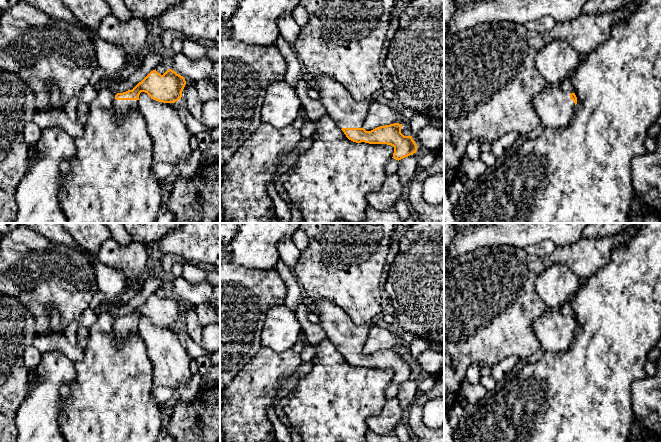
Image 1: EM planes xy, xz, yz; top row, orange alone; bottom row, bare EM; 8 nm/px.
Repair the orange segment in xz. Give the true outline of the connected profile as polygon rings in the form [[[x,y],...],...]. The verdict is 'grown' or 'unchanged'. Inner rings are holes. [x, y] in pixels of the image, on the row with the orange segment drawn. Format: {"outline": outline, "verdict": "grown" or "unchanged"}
{"outline": [[[329,77],[310,79],[319,93],[319,100],[327,110],[327,115],[356,143],[387,144],[394,147],[393,157],[401,160],[417,151],[412,136],[401,133],[402,124],[380,126],[371,131],[364,129],[364,118],[368,110],[368,100],[356,101],[339,83]]], "verdict": "grown"}

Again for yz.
{"outline": [[[547,84],[532,100],[533,107],[545,128],[566,127],[575,110],[575,93],[564,92],[560,85]]], "verdict": "grown"}

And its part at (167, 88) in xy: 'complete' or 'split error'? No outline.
split error

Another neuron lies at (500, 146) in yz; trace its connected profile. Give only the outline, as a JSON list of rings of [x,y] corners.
[[[516,132],[505,134],[496,139],[491,144],[490,153],[493,154],[499,160],[501,160],[505,156],[505,153],[511,148],[511,146],[521,138],[523,137]]]

